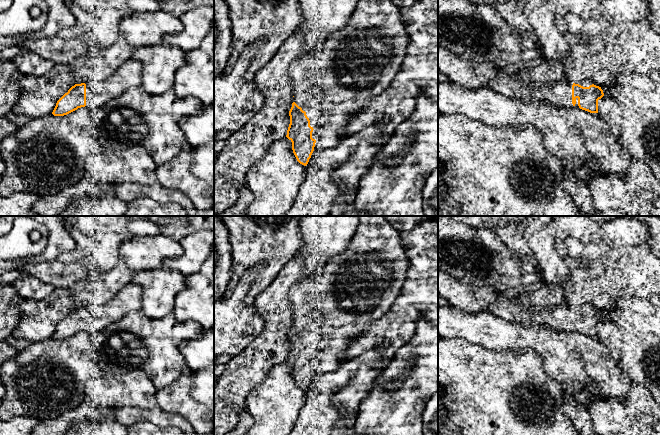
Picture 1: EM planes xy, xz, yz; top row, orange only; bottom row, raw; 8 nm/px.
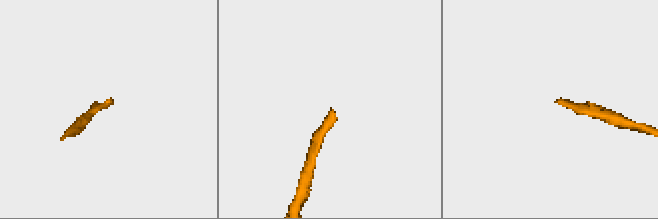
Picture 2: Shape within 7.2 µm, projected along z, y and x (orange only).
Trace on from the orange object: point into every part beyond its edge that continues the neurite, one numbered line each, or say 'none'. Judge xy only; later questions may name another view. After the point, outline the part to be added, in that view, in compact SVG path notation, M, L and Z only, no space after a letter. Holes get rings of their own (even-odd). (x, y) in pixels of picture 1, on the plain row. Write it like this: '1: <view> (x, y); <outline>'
1: xy (129, 298); M130 282L103 305L86 306L86 332L95 335L108 325L119 321L132 311L142 307L143 289L140 285Z

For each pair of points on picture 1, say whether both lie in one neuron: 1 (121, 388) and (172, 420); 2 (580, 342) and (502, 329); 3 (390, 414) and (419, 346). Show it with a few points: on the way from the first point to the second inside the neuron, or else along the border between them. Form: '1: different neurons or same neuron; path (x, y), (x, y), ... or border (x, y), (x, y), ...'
1: same neuron; path (134, 399), (159, 417)
2: same neuron; path (561, 342), (521, 338)
3: same neuron; path (407, 397), (410, 388), (421, 377), (421, 363)

